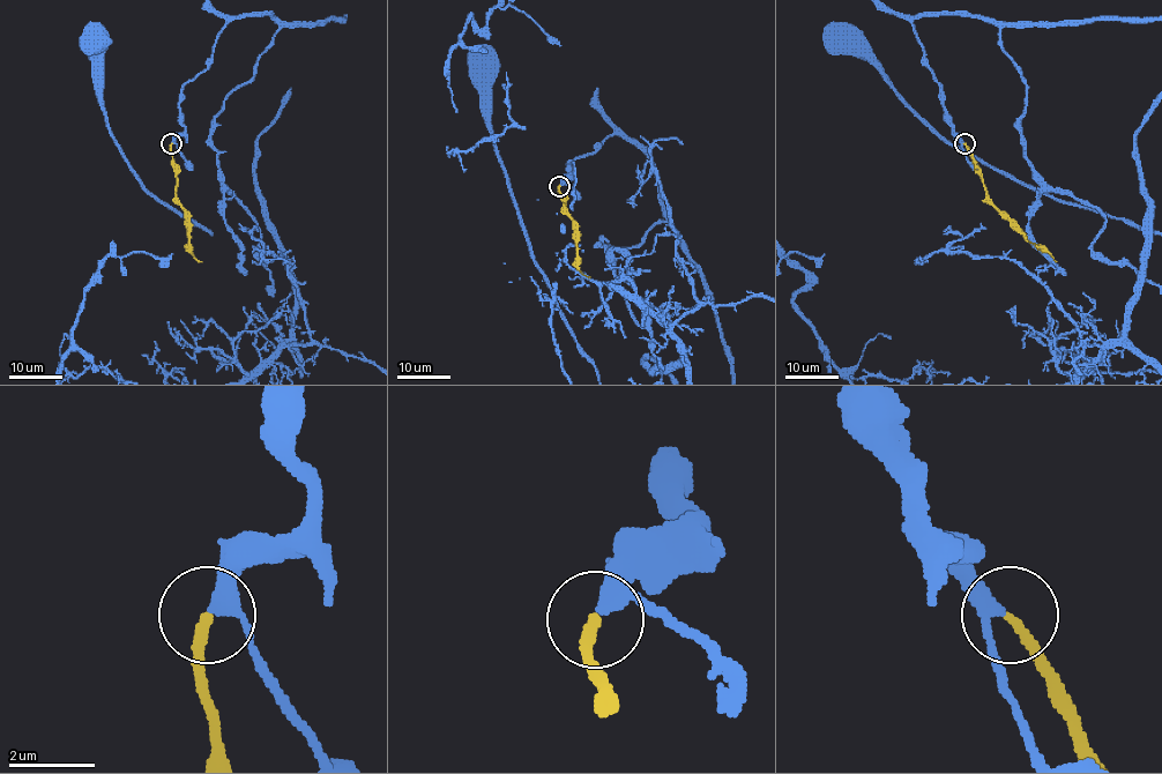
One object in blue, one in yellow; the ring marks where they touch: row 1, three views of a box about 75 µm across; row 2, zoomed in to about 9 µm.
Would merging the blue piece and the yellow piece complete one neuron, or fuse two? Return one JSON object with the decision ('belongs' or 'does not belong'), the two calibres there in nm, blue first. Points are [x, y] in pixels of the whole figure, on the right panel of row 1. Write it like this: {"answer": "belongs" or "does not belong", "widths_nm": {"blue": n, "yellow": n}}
{"answer": "belongs", "widths_nm": {"blue": 280, "yellow": 220}}

